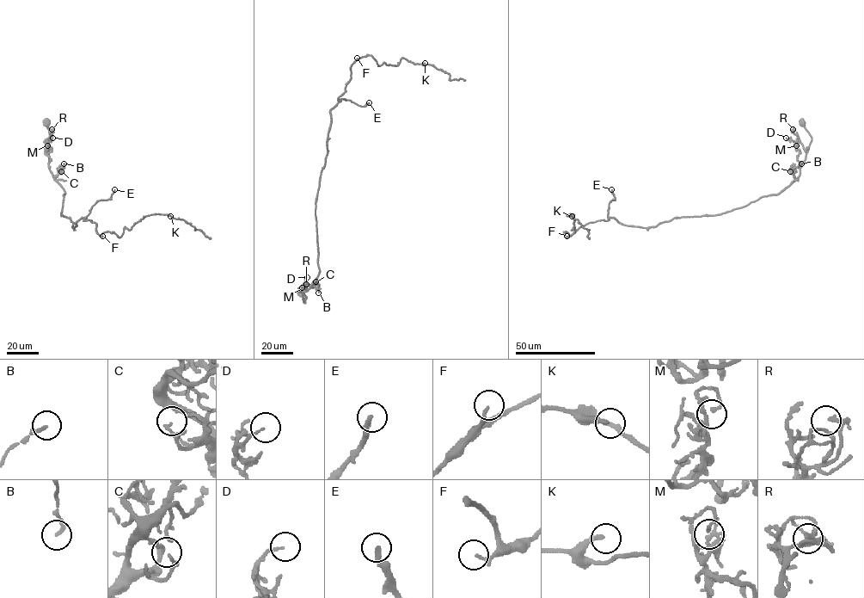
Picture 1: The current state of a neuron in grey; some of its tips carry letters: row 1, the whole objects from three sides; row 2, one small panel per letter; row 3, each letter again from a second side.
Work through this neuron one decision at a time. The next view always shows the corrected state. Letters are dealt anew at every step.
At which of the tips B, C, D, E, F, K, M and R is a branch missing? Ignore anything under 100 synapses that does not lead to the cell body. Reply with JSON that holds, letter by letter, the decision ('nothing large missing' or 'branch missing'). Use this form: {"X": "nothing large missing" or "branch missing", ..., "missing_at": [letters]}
{"B": "nothing large missing", "C": "nothing large missing", "D": "nothing large missing", "E": "branch missing", "F": "nothing large missing", "K": "nothing large missing", "M": "nothing large missing", "R": "nothing large missing", "missing_at": ["E"]}

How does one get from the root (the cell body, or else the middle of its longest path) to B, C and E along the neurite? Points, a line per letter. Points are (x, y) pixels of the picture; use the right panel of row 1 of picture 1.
B: (802, 122), (811, 140), (800, 174), (795, 180), (791, 168), (801, 163)
C: (802, 122), (811, 140), (799, 176), (795, 180), (790, 171)
E: (802, 122), (811, 140), (799, 176), (779, 194), (744, 206), (642, 228), (608, 217), (611, 189)

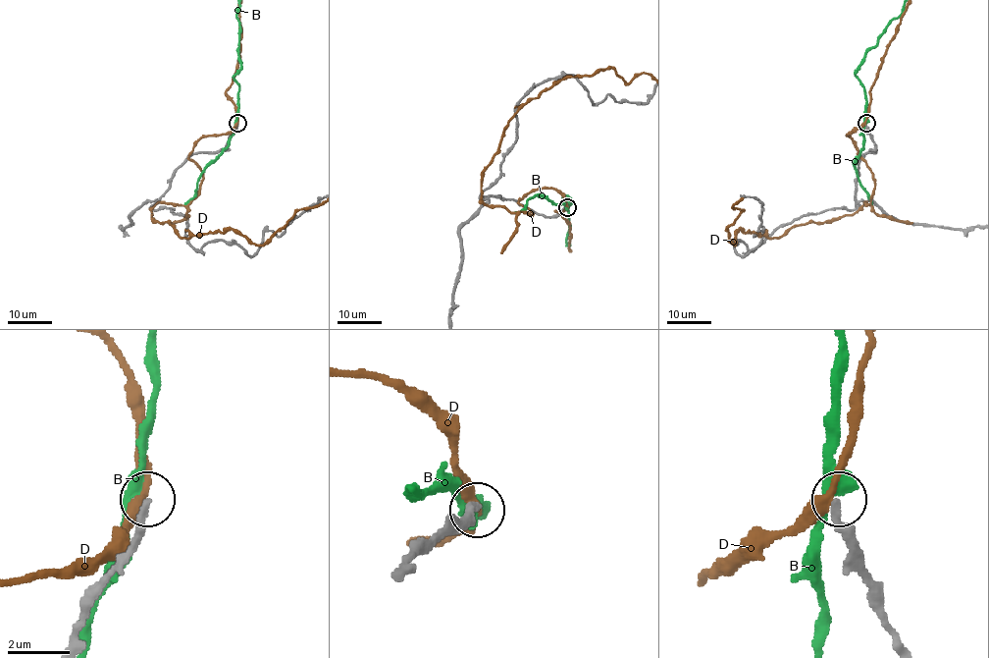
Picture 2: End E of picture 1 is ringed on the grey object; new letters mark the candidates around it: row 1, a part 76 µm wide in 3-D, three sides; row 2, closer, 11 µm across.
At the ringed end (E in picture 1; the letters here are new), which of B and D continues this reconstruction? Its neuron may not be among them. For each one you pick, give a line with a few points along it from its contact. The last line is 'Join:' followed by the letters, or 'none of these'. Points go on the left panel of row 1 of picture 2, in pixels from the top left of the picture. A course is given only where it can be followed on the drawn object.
Join: none of these

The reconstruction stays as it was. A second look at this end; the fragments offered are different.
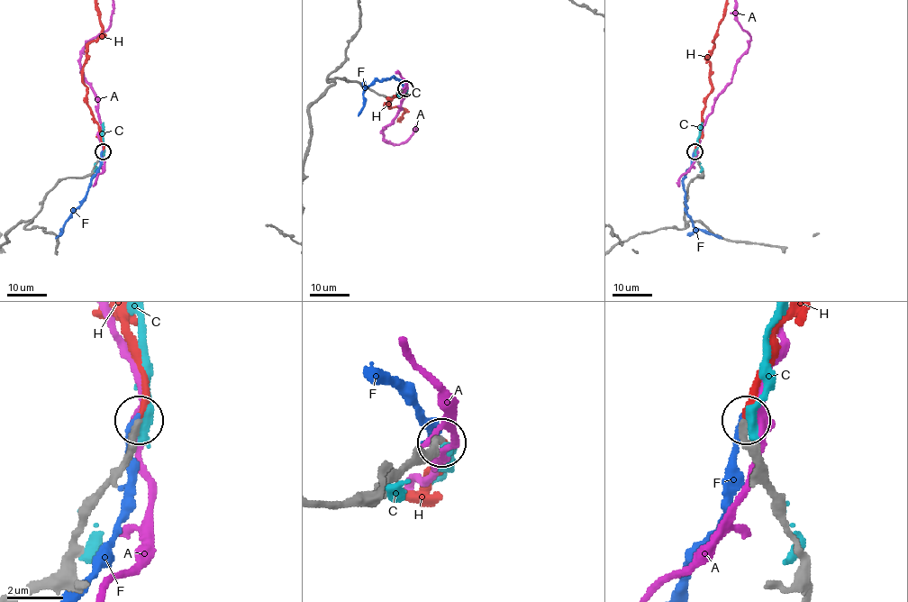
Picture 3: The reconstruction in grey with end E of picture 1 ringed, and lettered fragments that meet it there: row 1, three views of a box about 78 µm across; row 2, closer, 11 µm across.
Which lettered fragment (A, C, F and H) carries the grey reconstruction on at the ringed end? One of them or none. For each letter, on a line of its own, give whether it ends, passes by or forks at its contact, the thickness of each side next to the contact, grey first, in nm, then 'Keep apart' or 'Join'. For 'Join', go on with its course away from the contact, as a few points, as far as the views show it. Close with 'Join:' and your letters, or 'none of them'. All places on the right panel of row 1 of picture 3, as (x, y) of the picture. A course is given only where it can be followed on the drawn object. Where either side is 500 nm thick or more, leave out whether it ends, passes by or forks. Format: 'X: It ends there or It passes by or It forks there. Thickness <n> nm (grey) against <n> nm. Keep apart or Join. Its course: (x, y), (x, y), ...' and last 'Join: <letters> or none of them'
A: It passes by. Thickness 400 nm (grey) against 320 nm. Keep apart
C: It ends there. Thickness 320 nm (grey) against 460 nm. Keep apart
F: It ends there. Thickness 320 nm (grey) against 260 nm. Keep apart
H: It ends there. Thickness 240 nm (grey) against 220 nm. Join
Join: H

